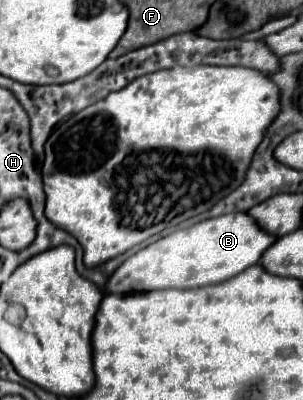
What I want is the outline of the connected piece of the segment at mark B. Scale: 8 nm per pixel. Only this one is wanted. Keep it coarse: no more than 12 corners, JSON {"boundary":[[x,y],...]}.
{"boundary":[[245,212],[127,258],[107,294],[203,288],[257,264],[275,236]]}

